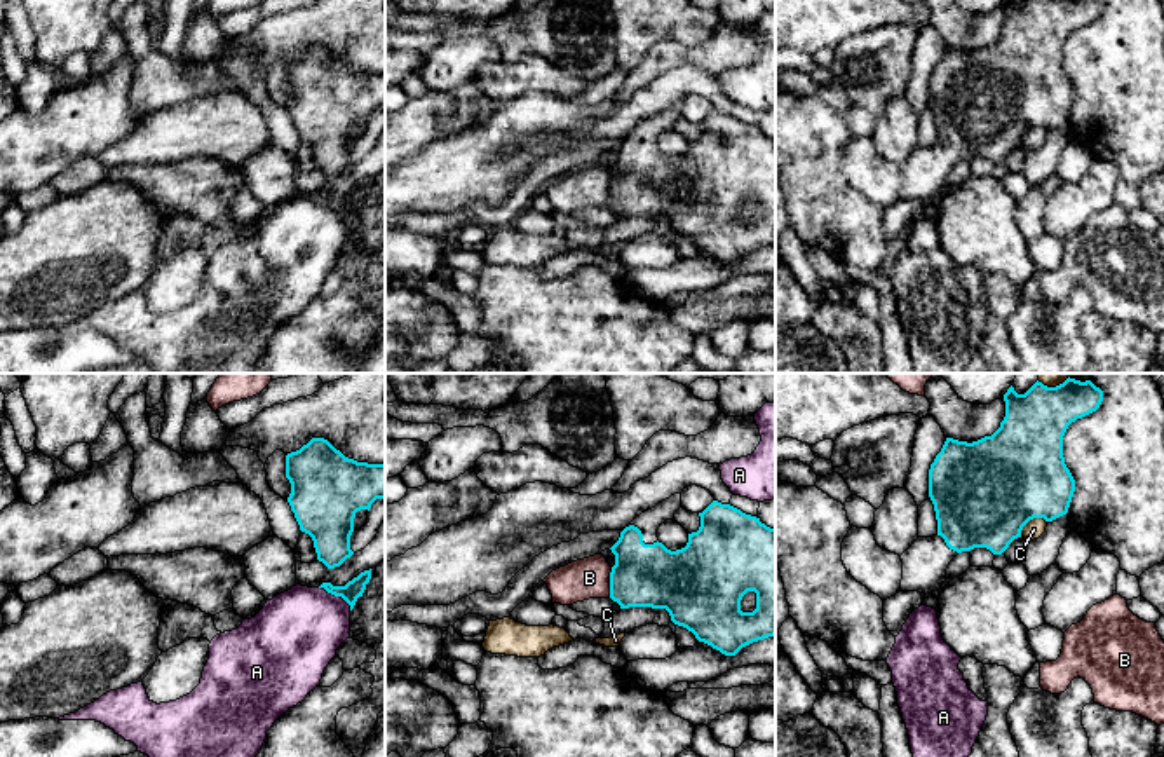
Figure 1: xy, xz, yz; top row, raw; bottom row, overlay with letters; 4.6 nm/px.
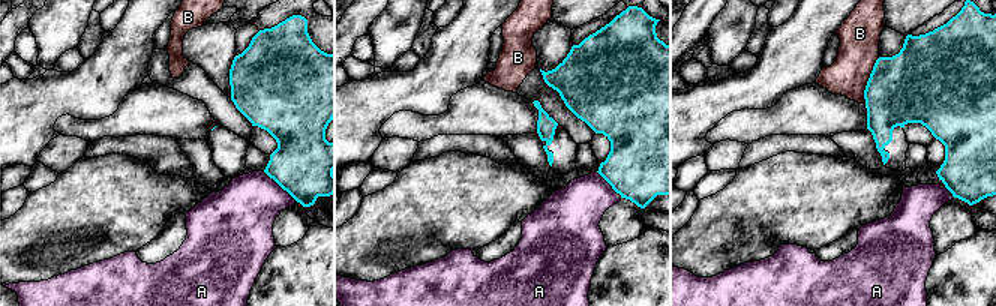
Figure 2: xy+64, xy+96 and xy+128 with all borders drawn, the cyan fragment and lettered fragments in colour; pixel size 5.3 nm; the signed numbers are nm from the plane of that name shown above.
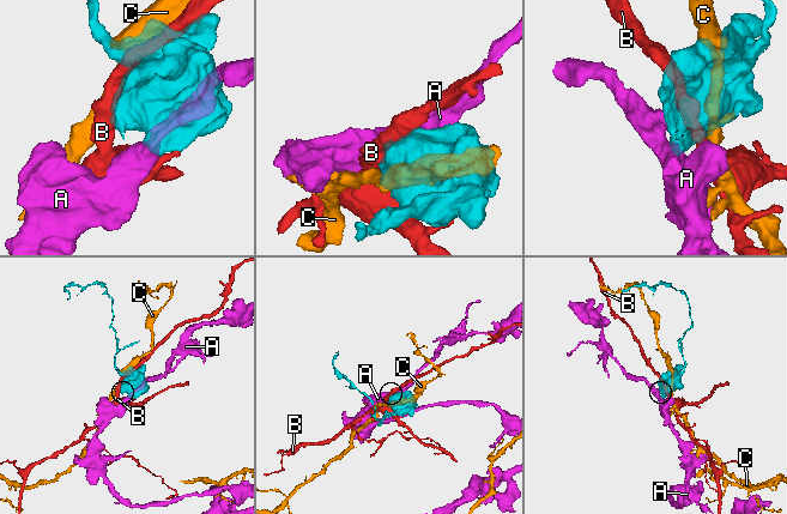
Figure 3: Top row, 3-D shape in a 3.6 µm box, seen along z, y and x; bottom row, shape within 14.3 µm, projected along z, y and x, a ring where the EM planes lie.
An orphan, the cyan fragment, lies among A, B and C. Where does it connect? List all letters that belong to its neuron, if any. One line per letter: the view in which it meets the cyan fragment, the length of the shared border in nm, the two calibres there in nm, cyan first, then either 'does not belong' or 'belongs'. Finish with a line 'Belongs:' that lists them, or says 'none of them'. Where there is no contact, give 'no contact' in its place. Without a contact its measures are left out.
A: contact in xy; length 190 nm; calibres 90 and 380 nm; does not belong
B: contact in xz; length 140 nm; calibres 280 and 190 nm; does not belong
C: contact in yz; length 140 nm; calibres 480 and 90 nm; does not belong
Belongs: none of them

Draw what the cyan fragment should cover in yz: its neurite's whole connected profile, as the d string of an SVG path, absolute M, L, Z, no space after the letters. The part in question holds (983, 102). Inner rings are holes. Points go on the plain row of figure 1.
M1007 0L1004 10L1005 26L991 45L972 52L946 47L931 73L929 106L937 143L918 147L901 164L901 201L936 201L958 162L986 157L1002 164L1030 129L1052 131L1068 122L1075 89L1065 73L1063 45L1072 31L1100 17L1103 0Z

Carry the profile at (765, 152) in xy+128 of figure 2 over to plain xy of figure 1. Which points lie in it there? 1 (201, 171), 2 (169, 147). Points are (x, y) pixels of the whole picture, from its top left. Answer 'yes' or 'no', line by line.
1: yes
2: no

